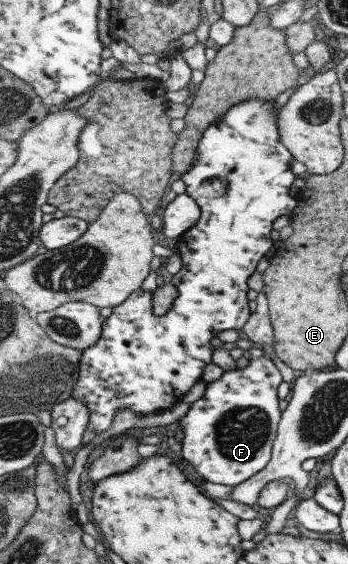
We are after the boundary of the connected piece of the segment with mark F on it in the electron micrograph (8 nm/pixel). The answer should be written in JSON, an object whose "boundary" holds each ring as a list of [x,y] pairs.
{"boundary":[[[263,354],[250,359],[244,368],[224,371],[217,380],[205,383],[202,396],[190,403],[184,416],[177,420],[184,435],[181,454],[206,482],[236,486],[267,465],[281,415],[276,397],[276,387],[280,382],[278,369]]]}

